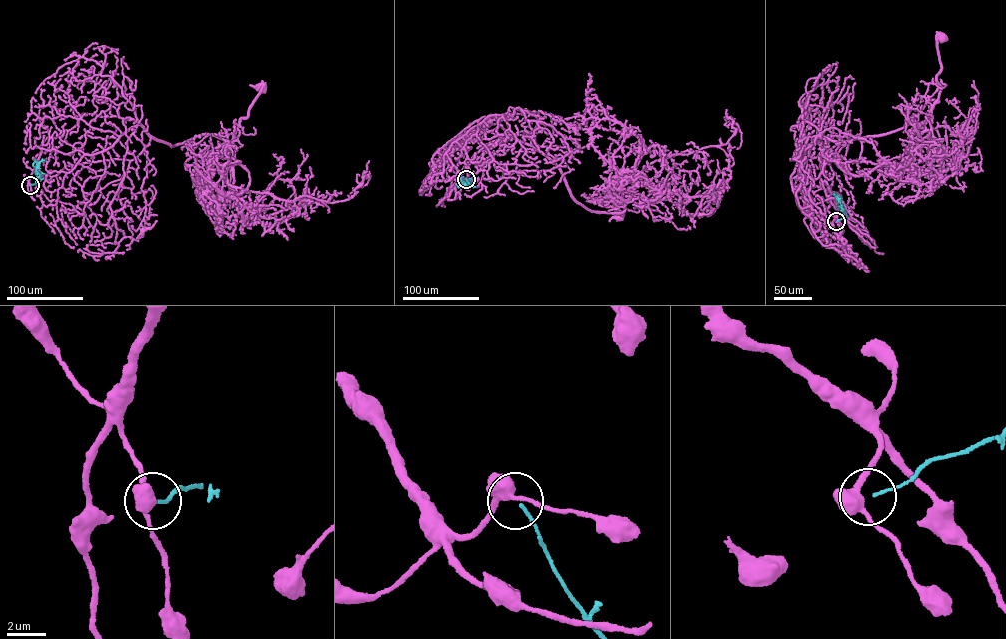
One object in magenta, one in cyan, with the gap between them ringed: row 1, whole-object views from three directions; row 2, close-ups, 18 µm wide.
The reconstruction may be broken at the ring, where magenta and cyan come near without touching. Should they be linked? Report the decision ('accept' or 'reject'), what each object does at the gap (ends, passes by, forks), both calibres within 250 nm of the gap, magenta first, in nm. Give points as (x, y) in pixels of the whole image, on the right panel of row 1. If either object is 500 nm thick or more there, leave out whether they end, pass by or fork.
reject; magenta forks there; cyan ends there; 400 nm thick on the magenta side, 140 nm on the other

